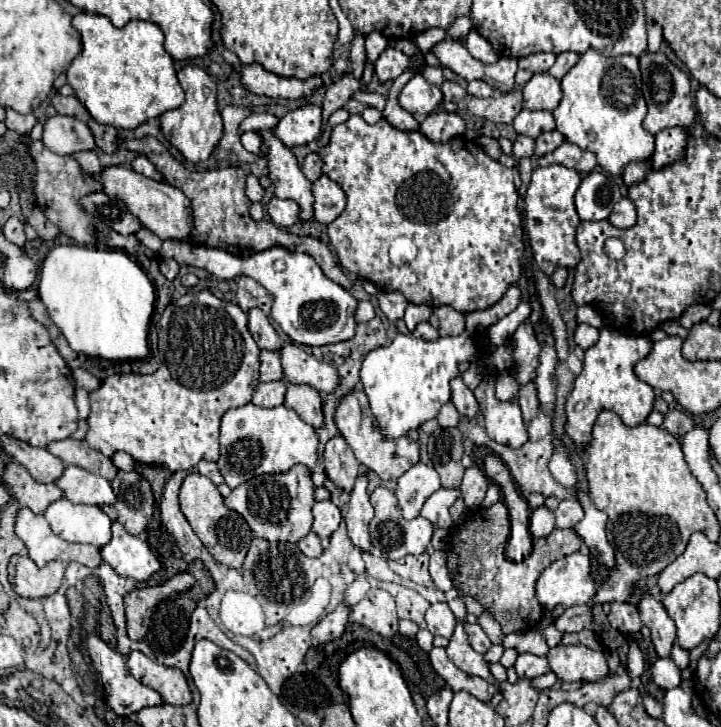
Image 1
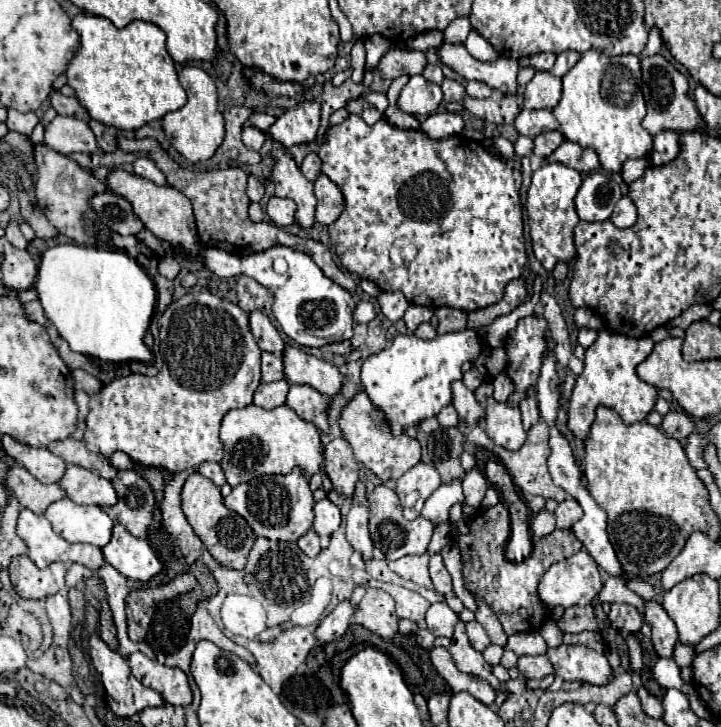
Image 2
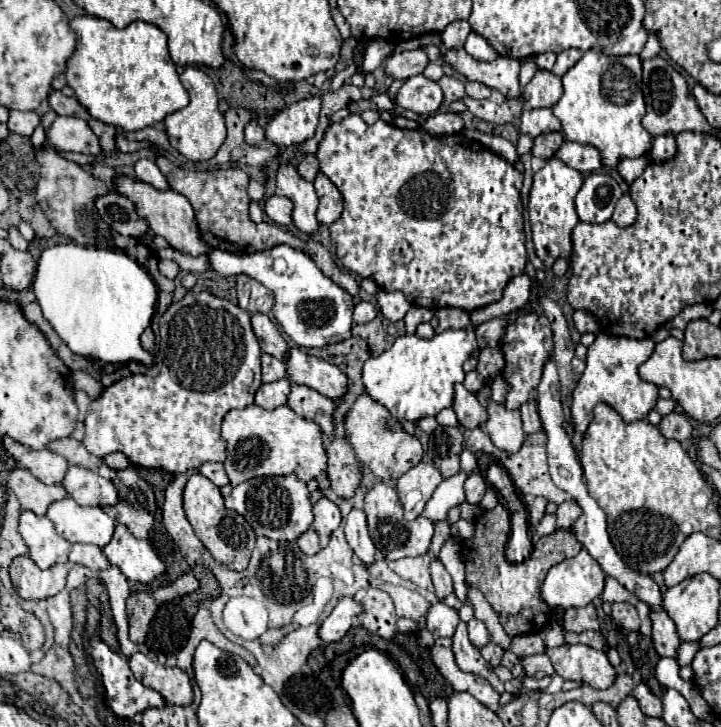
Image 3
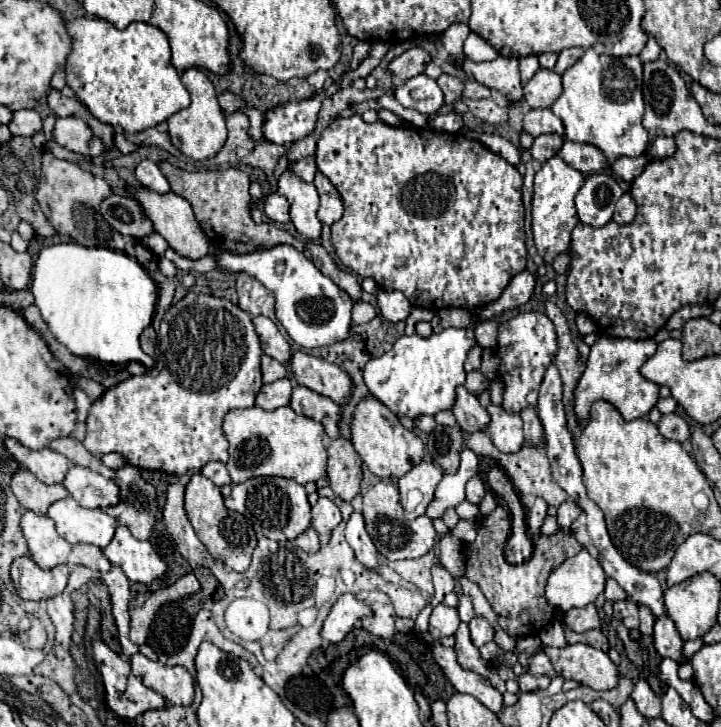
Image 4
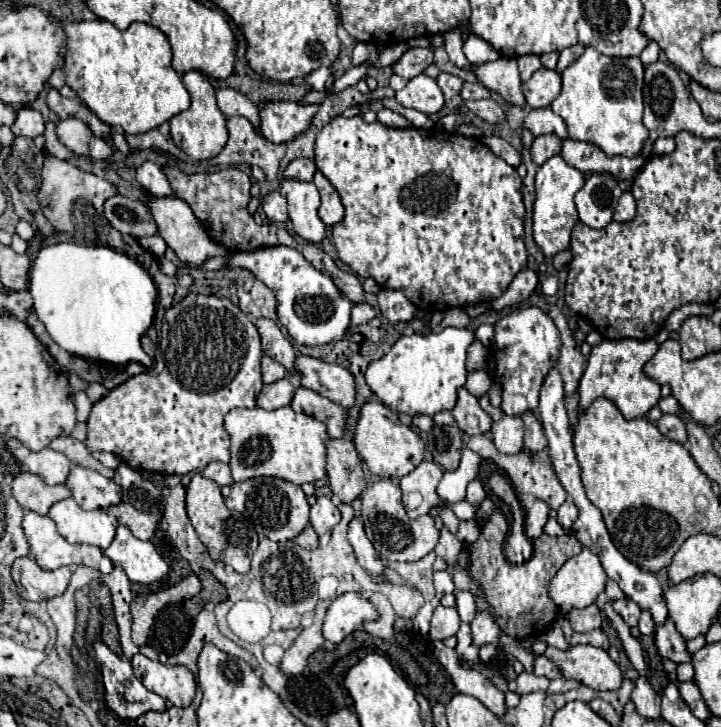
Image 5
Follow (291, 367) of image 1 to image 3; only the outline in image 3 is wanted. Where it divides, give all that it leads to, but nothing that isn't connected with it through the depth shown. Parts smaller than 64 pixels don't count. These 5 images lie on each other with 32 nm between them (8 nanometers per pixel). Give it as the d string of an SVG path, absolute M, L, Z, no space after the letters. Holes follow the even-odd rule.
M298 348L290 350L286 366L288 366L288 378L292 382L308 386L332 398L334 402L338 402L348 390L348 376L344 376L340 368L322 358L310 356Z

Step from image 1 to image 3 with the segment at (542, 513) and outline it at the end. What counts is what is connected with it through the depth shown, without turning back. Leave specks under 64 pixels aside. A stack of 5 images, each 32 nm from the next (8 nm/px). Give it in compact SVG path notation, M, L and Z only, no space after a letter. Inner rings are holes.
M546 514L546 516L540 520L540 524L534 528L534 534L536 534L536 536L548 536L548 534L552 534L552 532L556 532L556 518L550 516L550 514Z

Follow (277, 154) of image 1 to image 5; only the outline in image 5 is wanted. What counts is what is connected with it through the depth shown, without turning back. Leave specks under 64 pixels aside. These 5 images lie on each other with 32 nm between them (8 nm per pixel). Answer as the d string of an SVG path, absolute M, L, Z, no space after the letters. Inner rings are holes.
M282 180L280 194L288 200L288 214L294 232L310 244L322 244L322 240L326 240L326 224L318 216L320 194L316 186L312 182Z

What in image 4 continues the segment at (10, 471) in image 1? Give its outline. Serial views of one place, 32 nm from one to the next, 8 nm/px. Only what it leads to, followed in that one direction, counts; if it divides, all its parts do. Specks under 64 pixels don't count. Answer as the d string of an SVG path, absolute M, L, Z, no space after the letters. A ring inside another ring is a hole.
M20 470L12 476L10 488L12 488L14 496L18 498L20 506L24 510L32 510L36 514L46 514L50 504L70 496L70 492L62 484L48 486L48 484L40 482L32 472L26 472L26 470Z

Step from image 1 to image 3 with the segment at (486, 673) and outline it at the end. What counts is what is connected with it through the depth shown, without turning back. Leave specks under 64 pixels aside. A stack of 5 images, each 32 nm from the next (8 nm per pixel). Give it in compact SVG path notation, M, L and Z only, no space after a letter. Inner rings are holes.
M466 622L458 624L452 640L454 640L452 650L454 650L454 656L456 656L456 664L464 672L472 672L472 674L486 678L492 684L492 688L496 688L498 692L504 692L504 682L500 682L500 678L494 674L494 668L480 656L480 650L476 646L472 646L472 642L468 638Z

